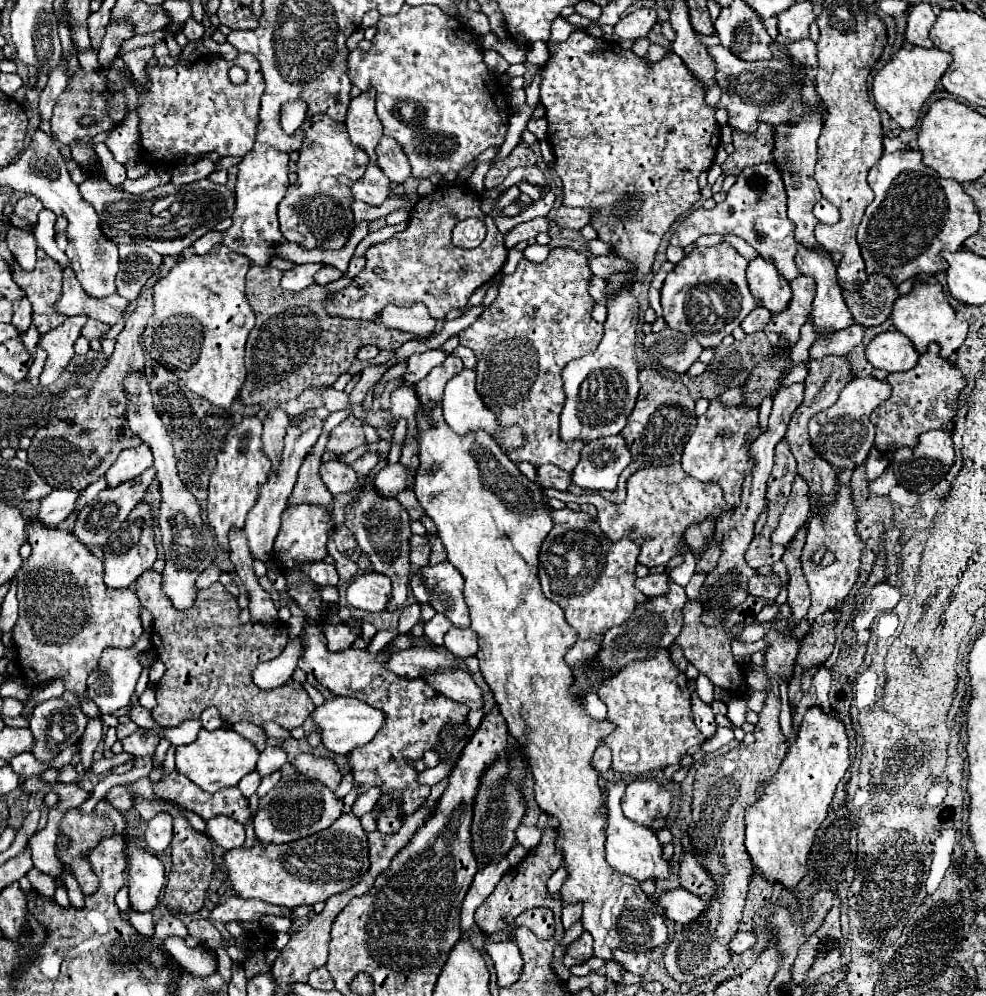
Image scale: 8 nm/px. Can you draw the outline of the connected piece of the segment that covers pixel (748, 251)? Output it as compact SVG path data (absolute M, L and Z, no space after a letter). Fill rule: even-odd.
M725 234L723 238L725 238L725 242L729 242L729 244L731 244L731 246L741 254L741 256L745 256L747 260L753 260L753 258L755 258L755 254L757 254L757 252L755 252L755 250L753 250L753 246L749 246L743 238L729 236L729 234Z

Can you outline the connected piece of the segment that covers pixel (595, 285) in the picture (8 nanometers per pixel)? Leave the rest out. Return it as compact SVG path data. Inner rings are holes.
M593 276L591 282L589 282L589 294L591 294L591 298L593 298L595 302L599 302L599 304L605 300L605 298L603 298L603 288L605 288L605 280Z

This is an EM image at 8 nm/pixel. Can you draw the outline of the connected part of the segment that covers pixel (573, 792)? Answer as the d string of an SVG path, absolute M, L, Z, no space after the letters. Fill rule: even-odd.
M401 382L401 386L391 392L391 408L387 412L393 416L393 420L389 422L389 432L393 432L397 422L405 418L407 434L411 434L419 444L421 466L413 482L413 492L423 510L433 518L437 534L445 544L447 560L465 578L463 596L471 610L471 630L475 630L479 636L477 658L481 672L493 690L493 698L499 704L503 718L507 720L509 732L525 750L535 778L535 800L545 814L555 816L561 822L557 848L561 850L569 870L569 878L561 886L561 900L567 904L583 902L581 922L595 940L595 956L609 960L611 950L615 948L625 952L653 950L667 940L665 918L657 912L653 900L641 890L635 878L611 870L611 866L605 862L605 816L597 816L597 810L603 806L603 792L599 786L599 774L591 766L591 756L615 726L611 726L607 720L591 720L583 706L579 706L579 702L569 692L569 686L573 684L573 672L565 664L563 656L573 646L577 632L565 622L563 610L553 600L545 598L539 586L539 550L545 536L553 528L553 508L547 504L541 486L519 472L519 468L497 446L493 436L489 436L485 430L455 434L443 420L441 402L433 402L429 408L429 428L419 430L415 422L419 406L421 402L415 384Z

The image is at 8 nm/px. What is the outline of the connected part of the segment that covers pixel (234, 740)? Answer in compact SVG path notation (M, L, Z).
M199 730L199 736L195 742L185 744L185 746L177 746L175 748L175 770L177 774L187 776L191 782L195 782L201 790L205 792L217 792L221 788L227 786L237 786L237 782L249 774L251 770L255 770L259 752L255 750L255 746L241 738L237 732L233 730Z

